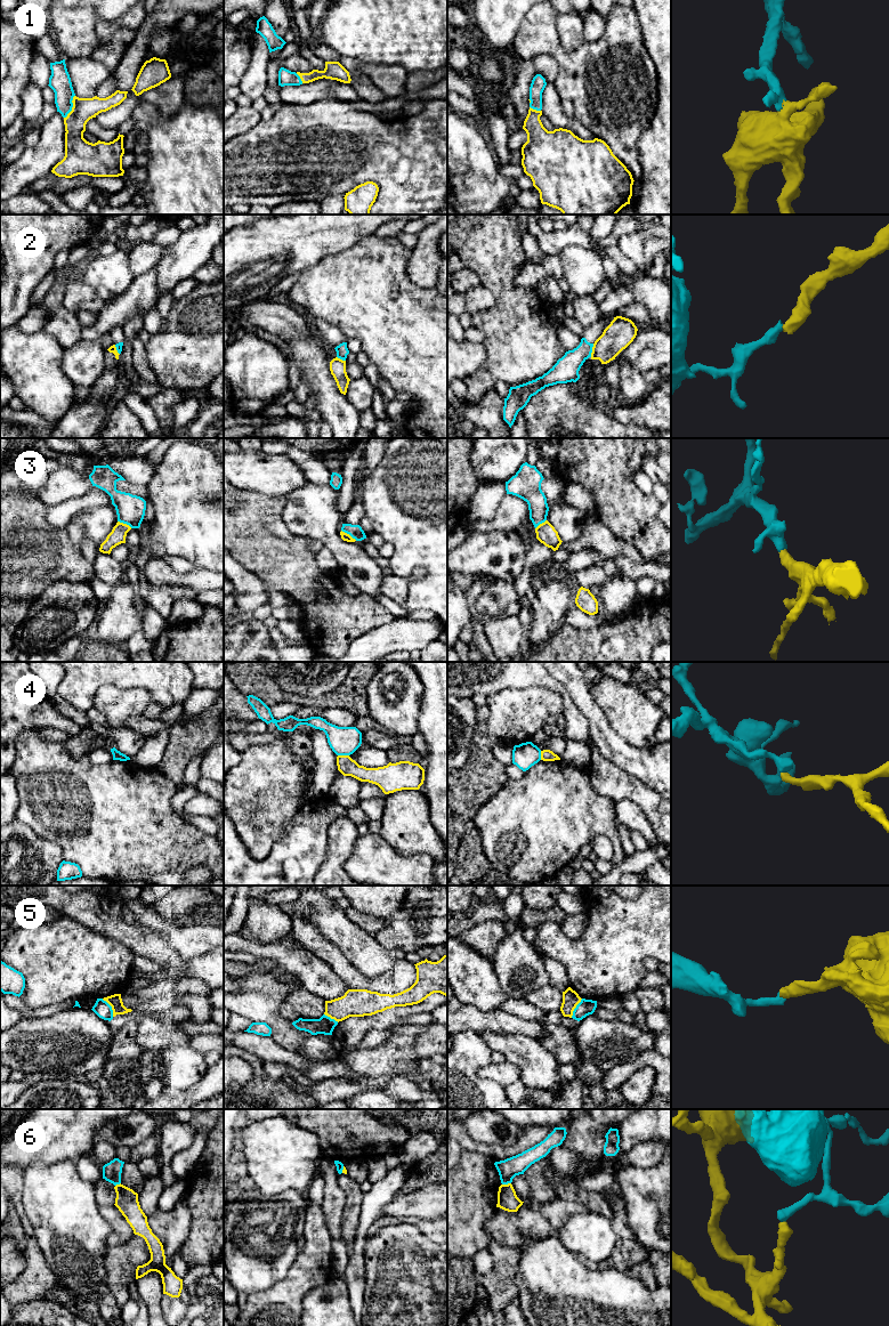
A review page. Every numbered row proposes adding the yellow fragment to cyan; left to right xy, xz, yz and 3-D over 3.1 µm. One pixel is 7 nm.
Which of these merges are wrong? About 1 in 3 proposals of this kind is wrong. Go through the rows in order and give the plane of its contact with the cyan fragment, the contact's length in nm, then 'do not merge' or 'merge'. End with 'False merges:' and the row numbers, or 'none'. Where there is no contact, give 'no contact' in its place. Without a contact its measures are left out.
1: contact in xy; length 180 nm; merge
2: contact in yz; length 100 nm; do not merge
3: contact in xz; length 130 nm; merge
4: contact in xz; length 80 nm; do not merge
5: contact in xy; length 150 nm; do not merge
6: contact in yz; length 70 nm; do not merge
False merges: 2, 4, 5, 6

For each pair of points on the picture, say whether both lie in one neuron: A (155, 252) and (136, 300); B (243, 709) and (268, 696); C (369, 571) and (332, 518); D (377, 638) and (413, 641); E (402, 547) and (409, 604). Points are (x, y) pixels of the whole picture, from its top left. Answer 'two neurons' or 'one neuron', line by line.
A: two neurons
B: two neurons
C: one neuron
D: one neuron
E: one neuron

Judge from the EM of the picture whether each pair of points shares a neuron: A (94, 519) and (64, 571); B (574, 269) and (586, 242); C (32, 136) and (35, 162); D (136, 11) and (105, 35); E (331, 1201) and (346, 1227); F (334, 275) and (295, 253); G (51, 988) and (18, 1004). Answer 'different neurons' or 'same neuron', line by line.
A: different neurons
B: different neurons
C: different neurons
D: same neuron
E: different neurons
F: different neurons
G: different neurons

